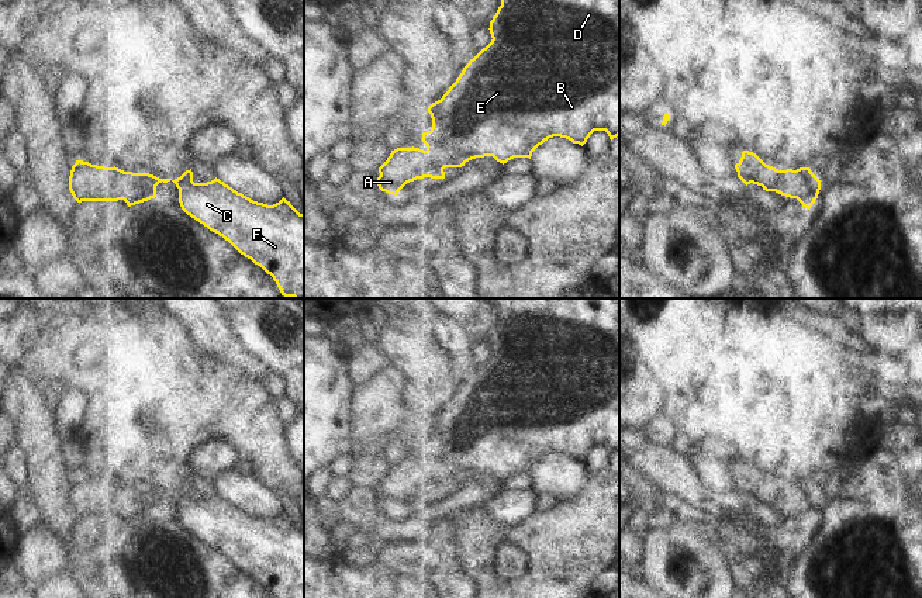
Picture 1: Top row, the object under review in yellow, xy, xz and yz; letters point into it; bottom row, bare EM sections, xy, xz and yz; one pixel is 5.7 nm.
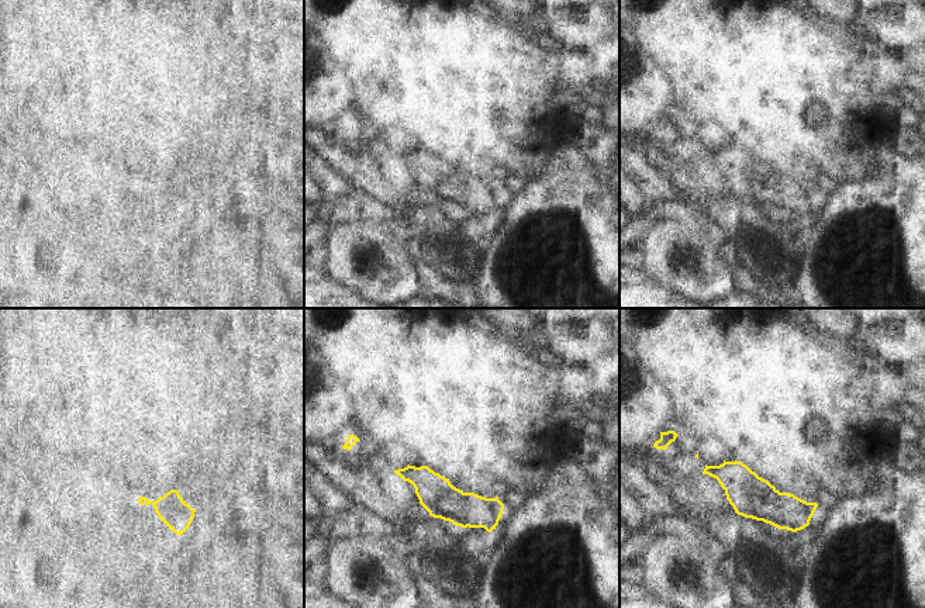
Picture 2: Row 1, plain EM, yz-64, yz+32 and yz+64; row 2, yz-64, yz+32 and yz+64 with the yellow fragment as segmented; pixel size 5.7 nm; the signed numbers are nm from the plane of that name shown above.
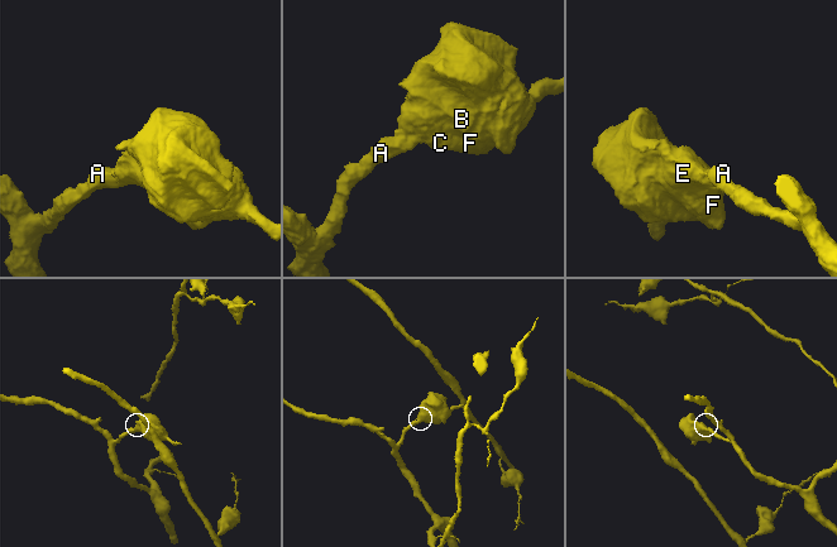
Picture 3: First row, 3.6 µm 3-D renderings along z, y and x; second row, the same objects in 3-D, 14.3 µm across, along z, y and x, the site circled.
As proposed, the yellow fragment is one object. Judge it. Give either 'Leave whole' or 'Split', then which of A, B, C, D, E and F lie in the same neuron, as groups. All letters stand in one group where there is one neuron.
Leave whole. Groups: A B C D E F

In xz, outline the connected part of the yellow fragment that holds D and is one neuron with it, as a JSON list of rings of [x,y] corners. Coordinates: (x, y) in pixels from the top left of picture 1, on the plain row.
[[[493,298],[498,305],[501,321],[490,336],[491,357],[483,363],[463,383],[456,397],[441,415],[428,422],[432,433],[432,443],[422,449],[427,464],[397,463],[391,466],[387,476],[379,483],[377,501],[381,507],[397,511],[410,497],[417,494],[445,494],[445,483],[462,483],[466,477],[493,471],[500,478],[514,473],[529,473],[545,456],[560,452],[573,459],[584,460],[594,446],[605,446],[612,456],[619,450],[619,298]]]

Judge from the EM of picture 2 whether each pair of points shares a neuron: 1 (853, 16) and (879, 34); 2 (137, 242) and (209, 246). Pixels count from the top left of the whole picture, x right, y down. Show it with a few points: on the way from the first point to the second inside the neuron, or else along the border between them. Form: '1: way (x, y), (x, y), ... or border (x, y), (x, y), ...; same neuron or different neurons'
1: border (869, 14), (858, 37); different neurons
2: border (166, 238), (165, 259), (159, 269); different neurons

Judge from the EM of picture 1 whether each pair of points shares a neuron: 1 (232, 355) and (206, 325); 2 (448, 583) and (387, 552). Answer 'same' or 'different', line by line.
1: same
2: same

